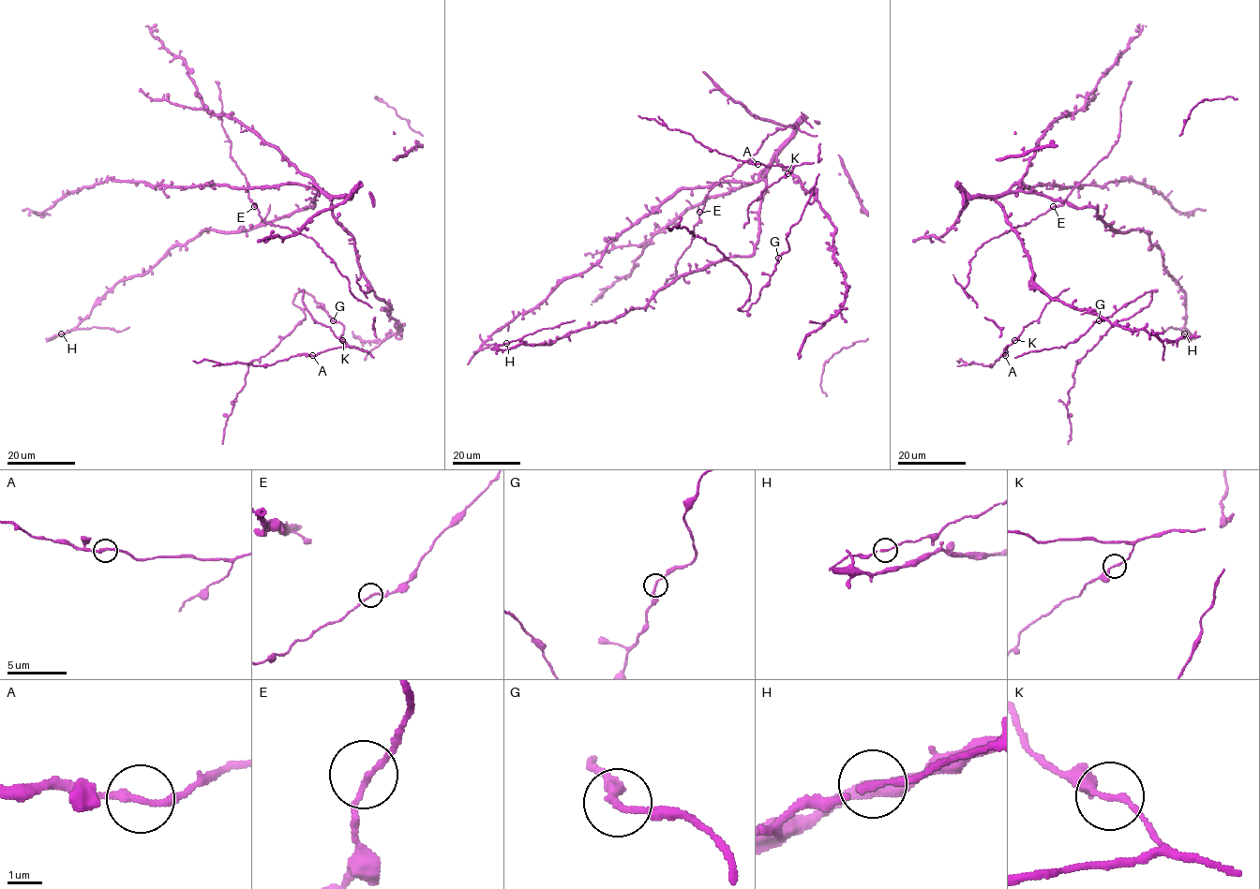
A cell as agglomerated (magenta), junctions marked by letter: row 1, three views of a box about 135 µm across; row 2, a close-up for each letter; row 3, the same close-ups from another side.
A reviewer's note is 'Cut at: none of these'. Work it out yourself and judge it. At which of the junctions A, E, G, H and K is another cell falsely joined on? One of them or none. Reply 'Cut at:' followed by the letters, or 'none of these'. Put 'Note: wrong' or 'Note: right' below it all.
Cut at: none of these
Note: right

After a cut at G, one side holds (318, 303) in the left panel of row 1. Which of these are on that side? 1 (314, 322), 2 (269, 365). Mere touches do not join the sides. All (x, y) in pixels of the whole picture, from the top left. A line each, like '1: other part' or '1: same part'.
1: other part
2: other part

